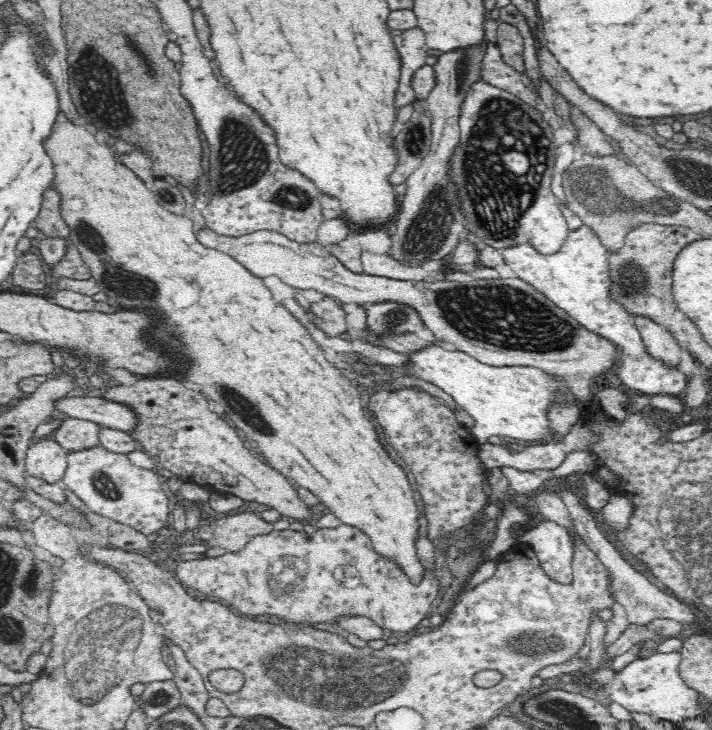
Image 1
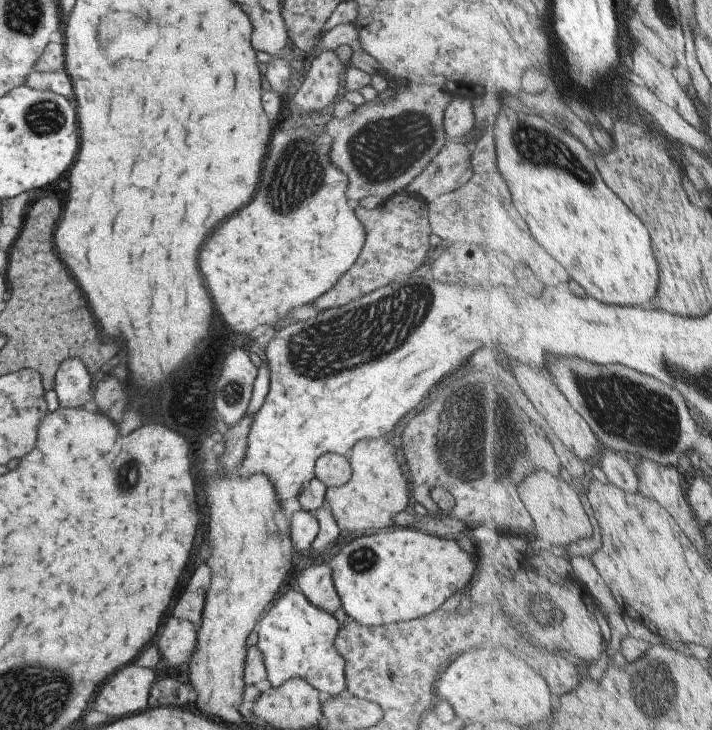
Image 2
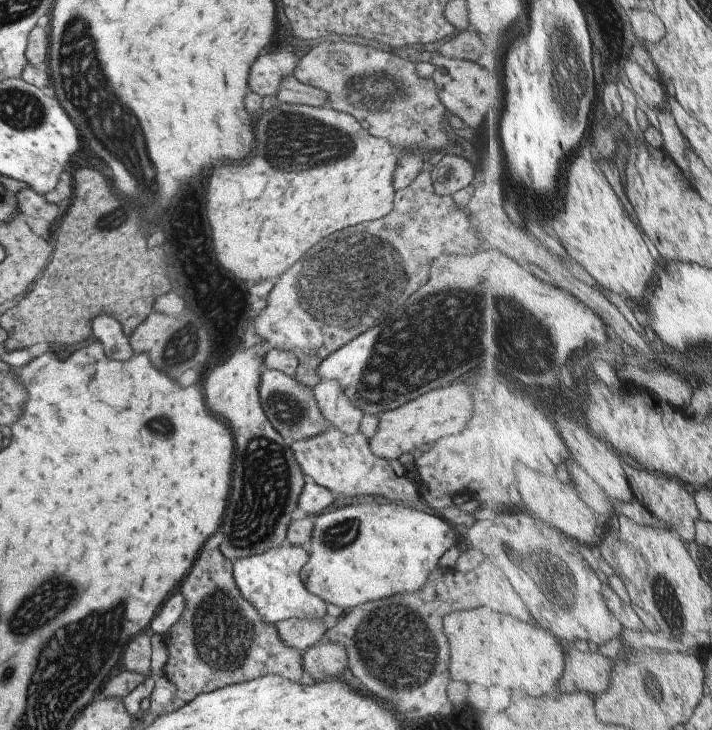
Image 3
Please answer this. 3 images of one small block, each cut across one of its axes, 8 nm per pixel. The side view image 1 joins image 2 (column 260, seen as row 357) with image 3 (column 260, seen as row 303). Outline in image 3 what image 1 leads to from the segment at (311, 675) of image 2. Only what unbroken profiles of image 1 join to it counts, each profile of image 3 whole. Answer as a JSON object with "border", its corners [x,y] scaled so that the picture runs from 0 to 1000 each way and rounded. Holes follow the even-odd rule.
{"border":[[[390,748],[376,756],[357,759],[327,770],[326,789],[343,822],[348,822],[368,852],[386,858],[390,851],[414,847],[419,849],[459,849],[458,825],[435,814],[421,792],[421,781],[433,770],[434,758],[421,748]]]}

